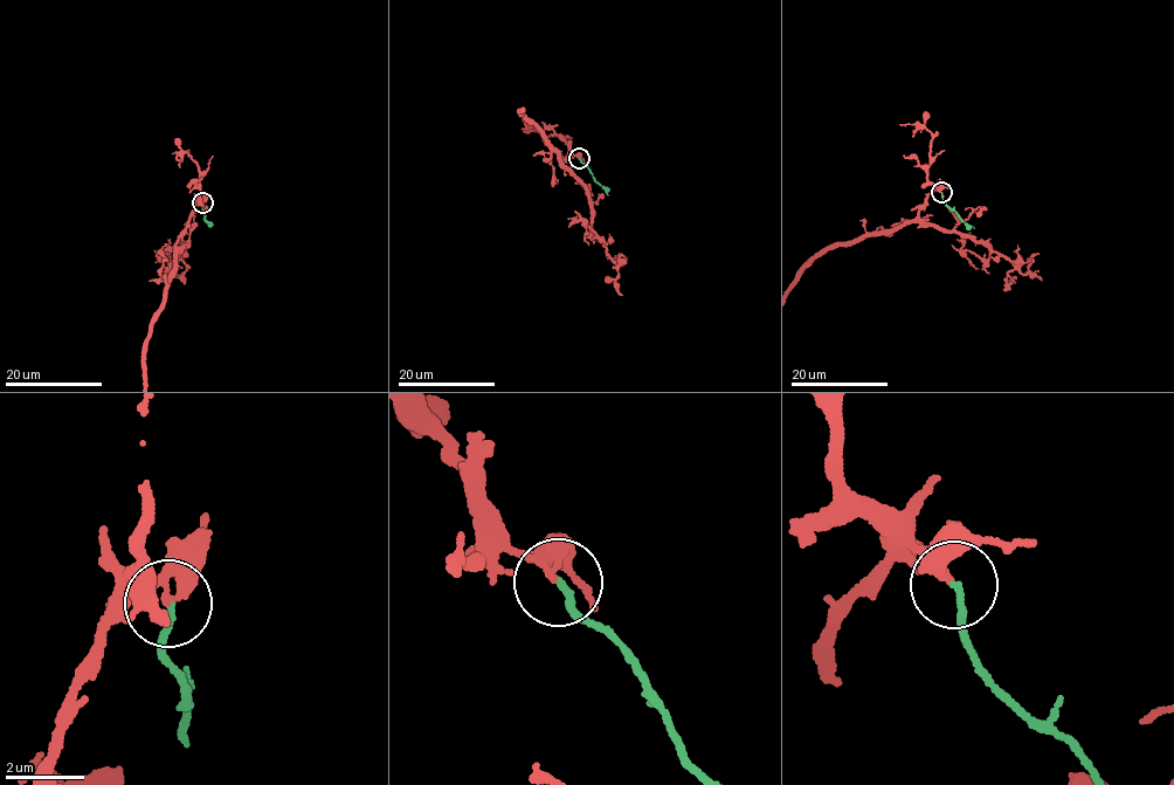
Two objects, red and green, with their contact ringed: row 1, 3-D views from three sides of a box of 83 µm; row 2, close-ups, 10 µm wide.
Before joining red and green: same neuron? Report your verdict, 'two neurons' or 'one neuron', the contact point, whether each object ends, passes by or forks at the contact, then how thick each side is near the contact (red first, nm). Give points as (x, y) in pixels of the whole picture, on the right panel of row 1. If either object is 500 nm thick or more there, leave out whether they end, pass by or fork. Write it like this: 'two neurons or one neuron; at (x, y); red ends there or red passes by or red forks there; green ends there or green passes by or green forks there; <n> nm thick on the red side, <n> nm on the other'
two neurons; at (941, 192); red passes by; green ends there; 160 nm thick on the red side, 160 nm on the other

